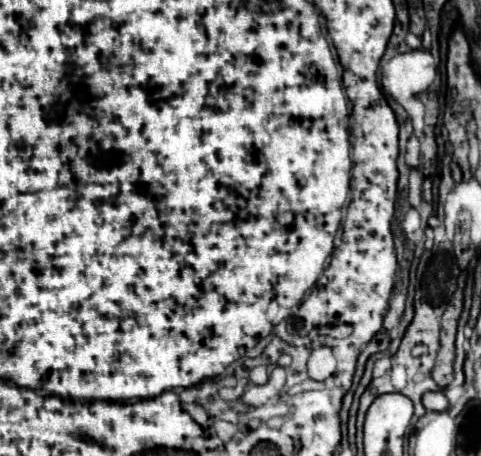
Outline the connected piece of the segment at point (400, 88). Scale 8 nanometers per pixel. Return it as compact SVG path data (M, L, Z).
M410 50L394 56L382 70L382 88L398 104L414 102L436 78L434 58L428 50Z

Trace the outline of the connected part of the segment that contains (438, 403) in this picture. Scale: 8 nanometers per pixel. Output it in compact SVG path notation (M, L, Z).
M428 392L422 396L422 404L426 410L436 410L436 412L442 412L442 410L448 410L448 400L442 392Z

